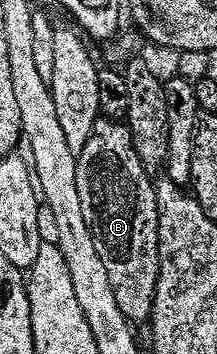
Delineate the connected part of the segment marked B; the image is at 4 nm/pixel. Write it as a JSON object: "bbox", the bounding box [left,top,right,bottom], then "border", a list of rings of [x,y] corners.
{"bbox":[76,116,158,324],"border":[[[105,116],[99,117],[94,137],[88,140],[84,152],[78,155],[76,188],[80,191],[80,204],[84,204],[84,220],[88,220],[88,228],[96,240],[96,252],[100,252],[100,260],[104,260],[104,268],[108,268],[108,280],[112,280],[112,288],[116,292],[116,304],[120,304],[120,312],[124,312],[124,316],[134,324],[145,323],[153,313],[154,296],[158,283],[158,192],[155,183],[153,181],[150,183],[149,177],[151,178],[151,175],[134,147],[134,134],[129,125],[112,124],[111,119]]]}

